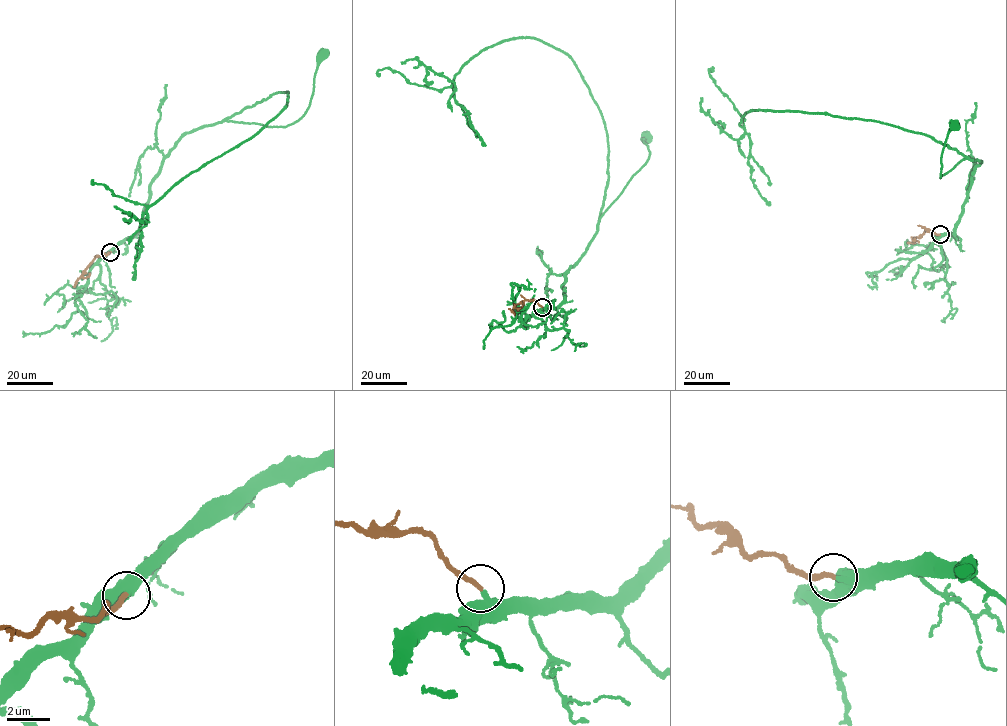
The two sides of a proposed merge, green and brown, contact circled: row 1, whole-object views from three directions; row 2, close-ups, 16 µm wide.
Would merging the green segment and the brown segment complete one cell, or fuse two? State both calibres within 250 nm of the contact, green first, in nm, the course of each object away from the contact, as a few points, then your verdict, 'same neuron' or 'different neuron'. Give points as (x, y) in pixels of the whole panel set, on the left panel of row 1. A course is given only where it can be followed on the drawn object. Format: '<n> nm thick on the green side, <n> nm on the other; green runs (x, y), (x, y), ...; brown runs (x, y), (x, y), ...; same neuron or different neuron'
400 nm thick on the green side, 240 nm on the other; green runs (110, 252), (137, 232), (151, 181), (185, 134), (224, 120), (272, 127), (293, 123), (309, 104), (323, 54); brown runs (110, 252), (97, 255), (73, 287); same neuron

